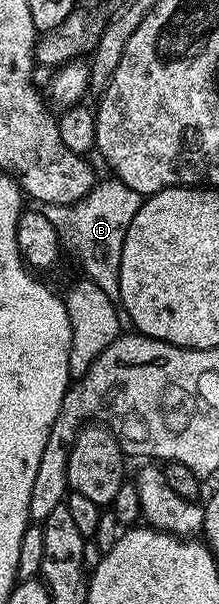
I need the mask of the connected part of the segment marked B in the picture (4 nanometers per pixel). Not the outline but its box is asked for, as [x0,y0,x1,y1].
[37,178,144,299]

